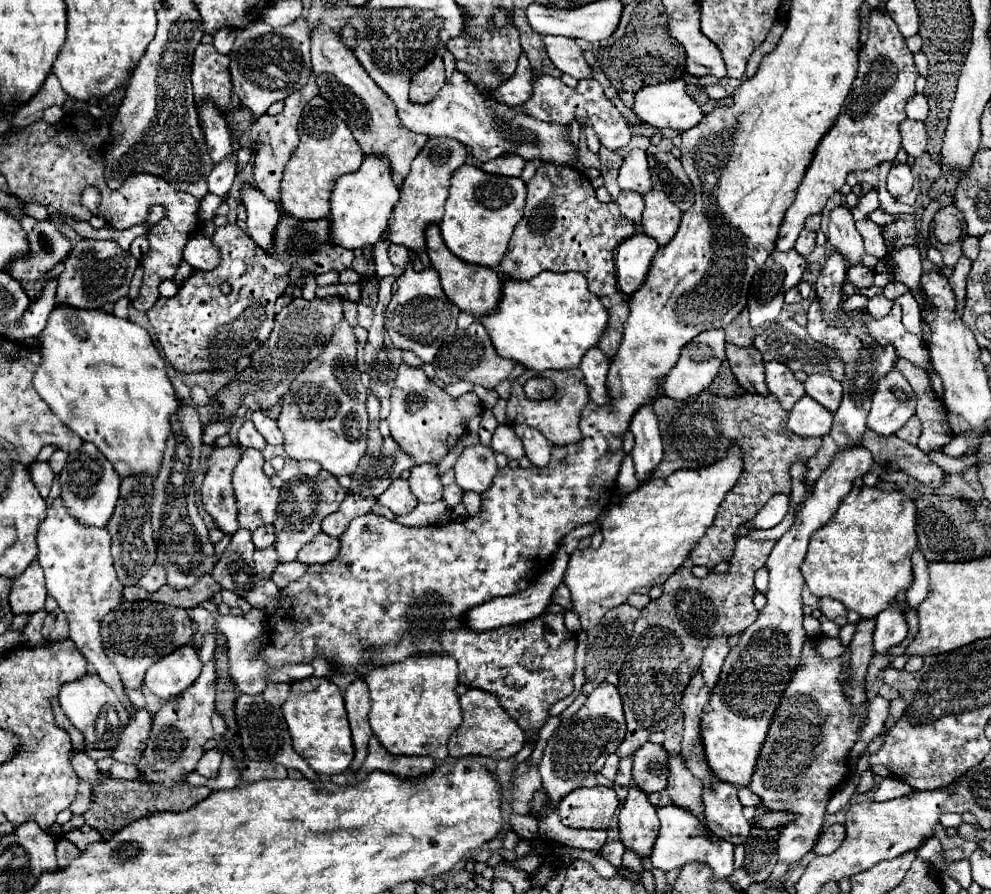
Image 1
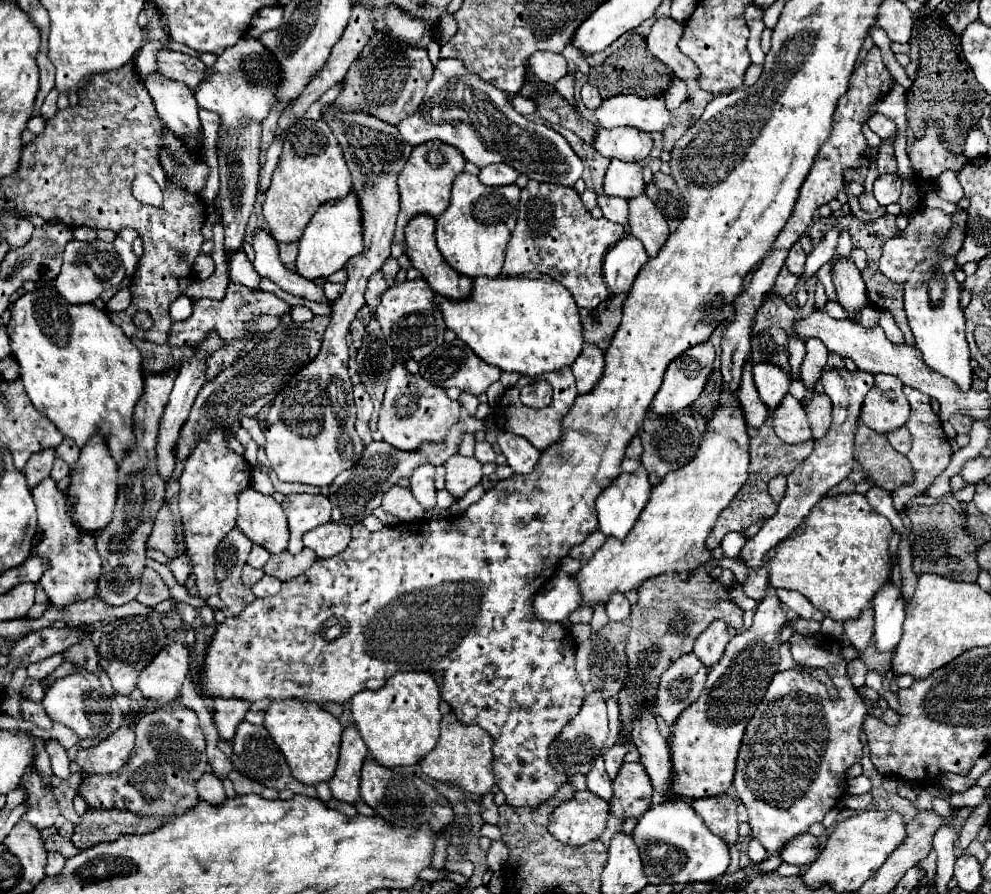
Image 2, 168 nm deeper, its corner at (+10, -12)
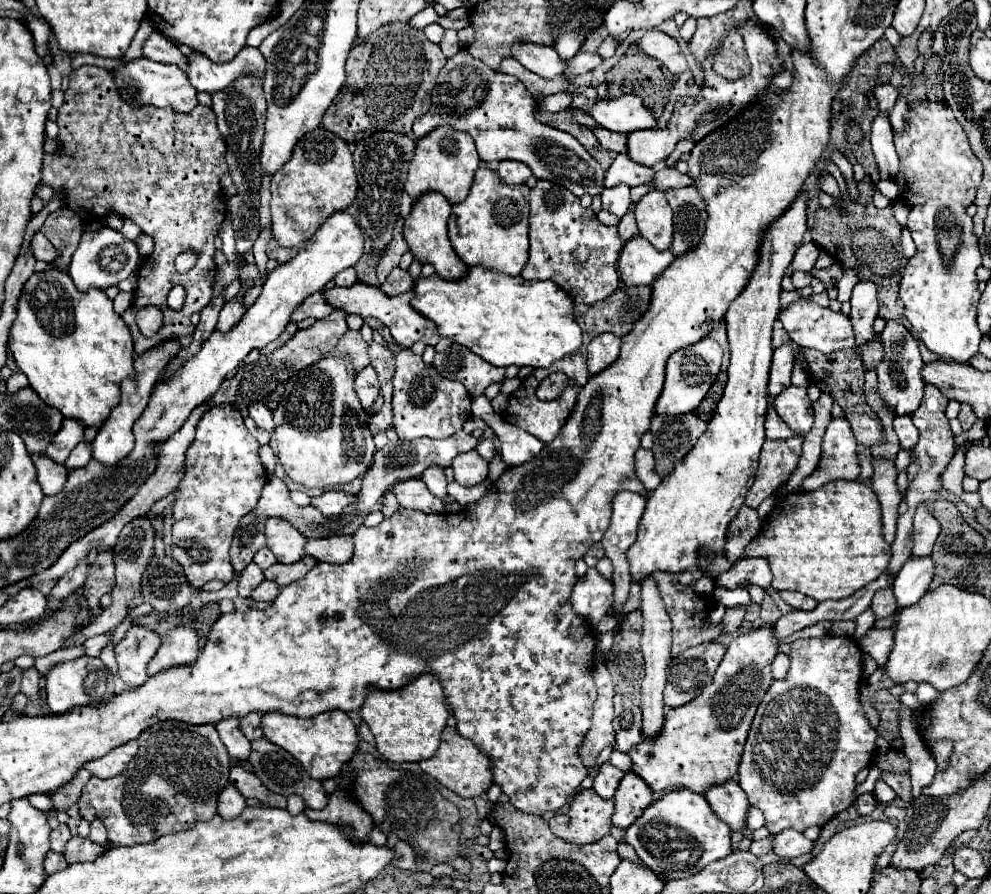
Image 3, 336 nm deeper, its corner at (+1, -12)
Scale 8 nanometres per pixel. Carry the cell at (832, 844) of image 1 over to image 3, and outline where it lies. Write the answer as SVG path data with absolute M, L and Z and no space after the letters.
M786 830L780 832L780 836L772 838L772 848L774 854L780 856L782 860L790 860L790 858L798 858L802 854L812 852L812 840L808 840L804 834L794 832L794 830Z

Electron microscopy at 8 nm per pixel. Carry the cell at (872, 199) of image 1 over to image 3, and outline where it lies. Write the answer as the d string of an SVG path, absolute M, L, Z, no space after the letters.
M880 180L876 186L878 186L878 190L880 190L888 200L896 200L898 194L900 194L898 186L896 186L892 180Z

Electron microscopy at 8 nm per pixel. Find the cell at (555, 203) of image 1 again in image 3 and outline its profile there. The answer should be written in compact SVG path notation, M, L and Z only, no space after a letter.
M538 180L530 190L530 256L522 270L526 280L554 280L576 304L596 304L620 286L616 260L624 242L618 226L604 226L590 208L582 208L580 198L570 190Z

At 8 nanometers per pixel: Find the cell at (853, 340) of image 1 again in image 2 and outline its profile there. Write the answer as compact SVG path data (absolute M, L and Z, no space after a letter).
M823 370L821 376L821 384L825 388L825 394L831 398L833 402L833 424L829 428L829 432L825 434L823 440L815 440L815 448L809 454L809 458L805 458L801 462L801 466L797 466L789 476L787 476L787 494L785 498L779 502L777 512L771 520L765 522L765 526L761 528L761 532L747 540L745 546L741 548L739 558L747 562L749 568L759 570L763 566L765 554L777 546L783 538L787 538L811 512L811 508L833 488L837 486L843 478L849 476L855 460L853 460L853 436L857 430L857 418L861 412L861 404L865 400L865 394L869 392L869 388L873 386L873 374L867 372L849 372L849 370Z

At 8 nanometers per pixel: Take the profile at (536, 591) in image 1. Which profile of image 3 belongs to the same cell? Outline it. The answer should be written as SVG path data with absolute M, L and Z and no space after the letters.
M588 568L572 588L570 606L590 624L598 624L598 620L612 608L612 592L612 582L602 578L596 568Z

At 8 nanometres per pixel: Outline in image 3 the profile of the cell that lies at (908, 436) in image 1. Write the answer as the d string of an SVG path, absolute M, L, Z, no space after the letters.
M896 416L894 418L894 430L896 430L898 438L900 438L900 448L906 448L906 450L910 450L920 438L920 432L914 426L910 416Z

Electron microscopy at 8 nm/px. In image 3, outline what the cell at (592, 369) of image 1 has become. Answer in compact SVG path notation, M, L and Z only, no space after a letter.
M602 334L594 338L588 348L586 348L586 362L588 362L588 372L594 376L602 370L606 370L620 352L620 338L614 334Z

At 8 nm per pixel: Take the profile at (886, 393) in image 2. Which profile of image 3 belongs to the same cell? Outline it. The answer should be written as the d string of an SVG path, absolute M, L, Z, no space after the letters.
M898 320L886 322L886 328L882 332L882 342L886 344L886 360L882 360L882 364L878 364L878 370L876 370L878 394L884 400L884 404L890 410L894 410L896 416L914 414L914 410L922 402L922 394L924 394L924 384L920 378L920 368L924 362L918 352L918 342Z

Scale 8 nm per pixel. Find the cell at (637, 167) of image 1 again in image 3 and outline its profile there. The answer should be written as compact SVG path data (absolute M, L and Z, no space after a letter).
M618 154L606 172L604 186L606 188L614 188L618 184L640 186L640 184L648 184L652 178L654 178L652 168L646 168L642 164L634 164L626 154Z

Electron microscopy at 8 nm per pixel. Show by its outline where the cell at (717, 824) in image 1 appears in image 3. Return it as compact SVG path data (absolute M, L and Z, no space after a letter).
M730 780L726 784L718 784L718 788L708 788L704 794L714 814L726 822L734 832L746 830L746 814L750 808L750 802L746 800L746 794L738 786L738 782Z

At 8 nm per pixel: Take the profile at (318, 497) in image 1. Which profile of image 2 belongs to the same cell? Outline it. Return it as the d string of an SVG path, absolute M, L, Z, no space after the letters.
M291 494L283 500L283 510L289 520L291 540L289 552L299 554L303 550L303 534L327 524L331 518L331 502L323 494Z

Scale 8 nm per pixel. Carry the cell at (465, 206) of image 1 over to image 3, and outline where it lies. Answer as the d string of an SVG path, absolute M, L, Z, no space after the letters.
M478 168L474 174L472 188L466 196L464 202L452 206L452 216L448 220L448 238L468 268L482 266L490 272L498 274L508 274L508 276L518 276L528 260L528 192L530 188L526 184L520 186L508 186L504 184L496 170L490 168Z

